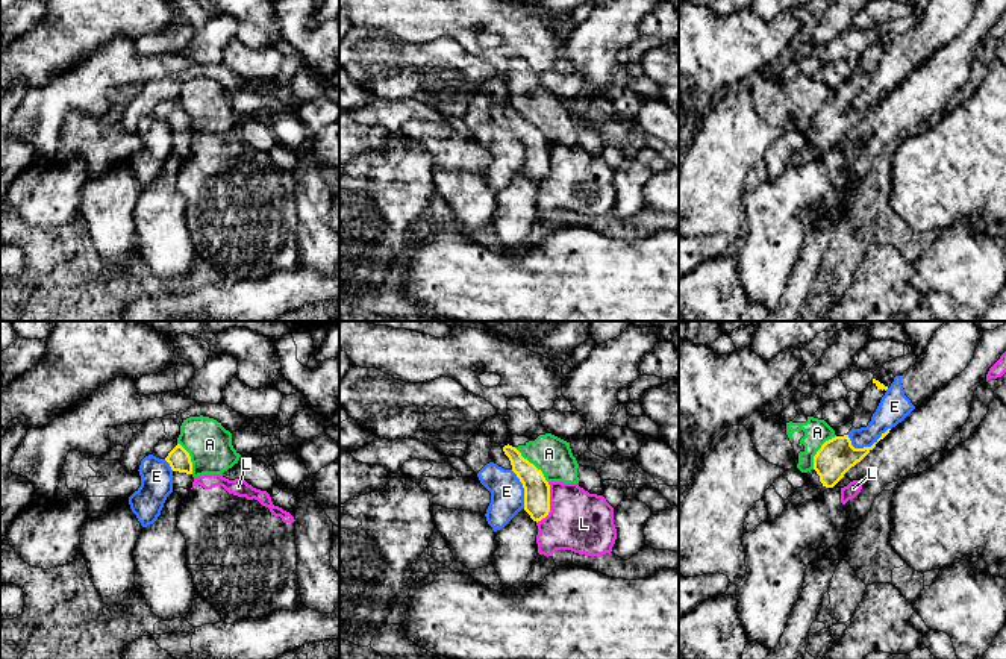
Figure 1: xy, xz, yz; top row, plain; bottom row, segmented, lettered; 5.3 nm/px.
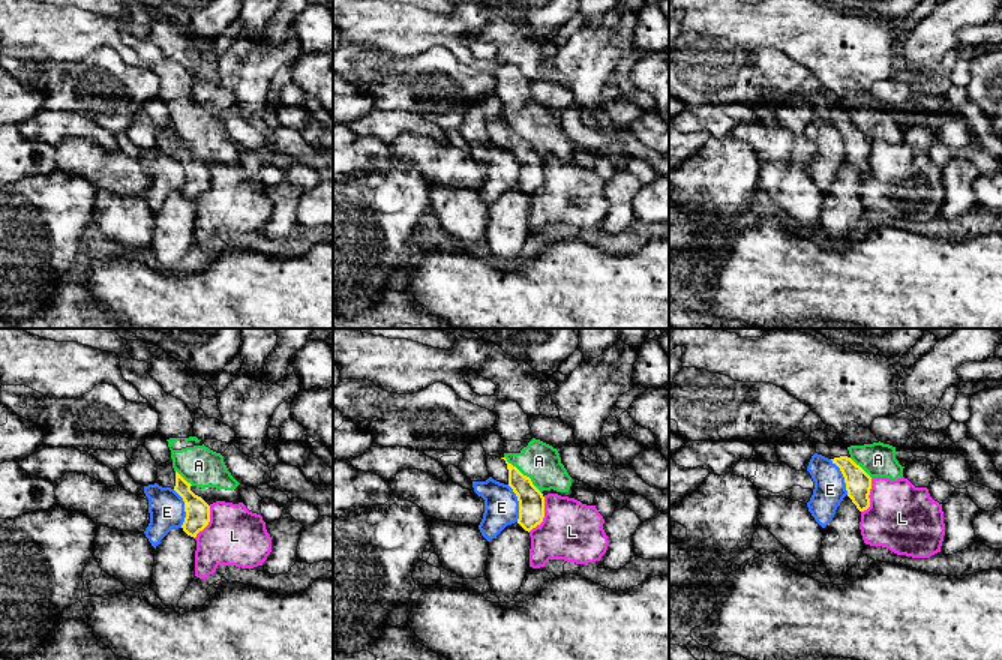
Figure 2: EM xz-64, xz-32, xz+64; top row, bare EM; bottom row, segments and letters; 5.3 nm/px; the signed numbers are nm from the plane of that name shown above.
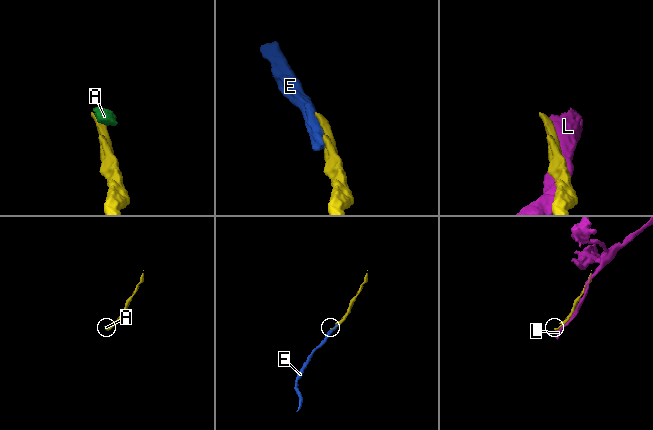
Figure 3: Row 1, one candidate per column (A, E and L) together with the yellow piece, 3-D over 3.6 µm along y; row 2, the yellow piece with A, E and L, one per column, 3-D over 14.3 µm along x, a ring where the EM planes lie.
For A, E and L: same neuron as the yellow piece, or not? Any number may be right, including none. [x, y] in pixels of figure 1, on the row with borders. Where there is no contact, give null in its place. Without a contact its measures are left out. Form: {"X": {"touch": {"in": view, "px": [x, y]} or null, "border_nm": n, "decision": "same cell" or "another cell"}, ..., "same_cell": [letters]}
{"A": {"touch": {"in": "xz", "px": [532, 464]}, "border_nm": 260, "decision": "another cell"}, "E": {"touch": {"in": "yz", "px": [867, 447]}, "border_nm": 240, "decision": "another cell"}, "L": {"touch": {"in": "xz", "px": [549, 503]}, "border_nm": 240, "decision": "another cell"}, "same_cell": []}

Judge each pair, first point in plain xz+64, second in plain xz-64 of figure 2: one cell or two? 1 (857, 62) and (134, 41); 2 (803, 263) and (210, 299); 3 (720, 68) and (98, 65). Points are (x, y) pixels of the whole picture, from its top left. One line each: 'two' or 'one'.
1: two
2: one
3: one

